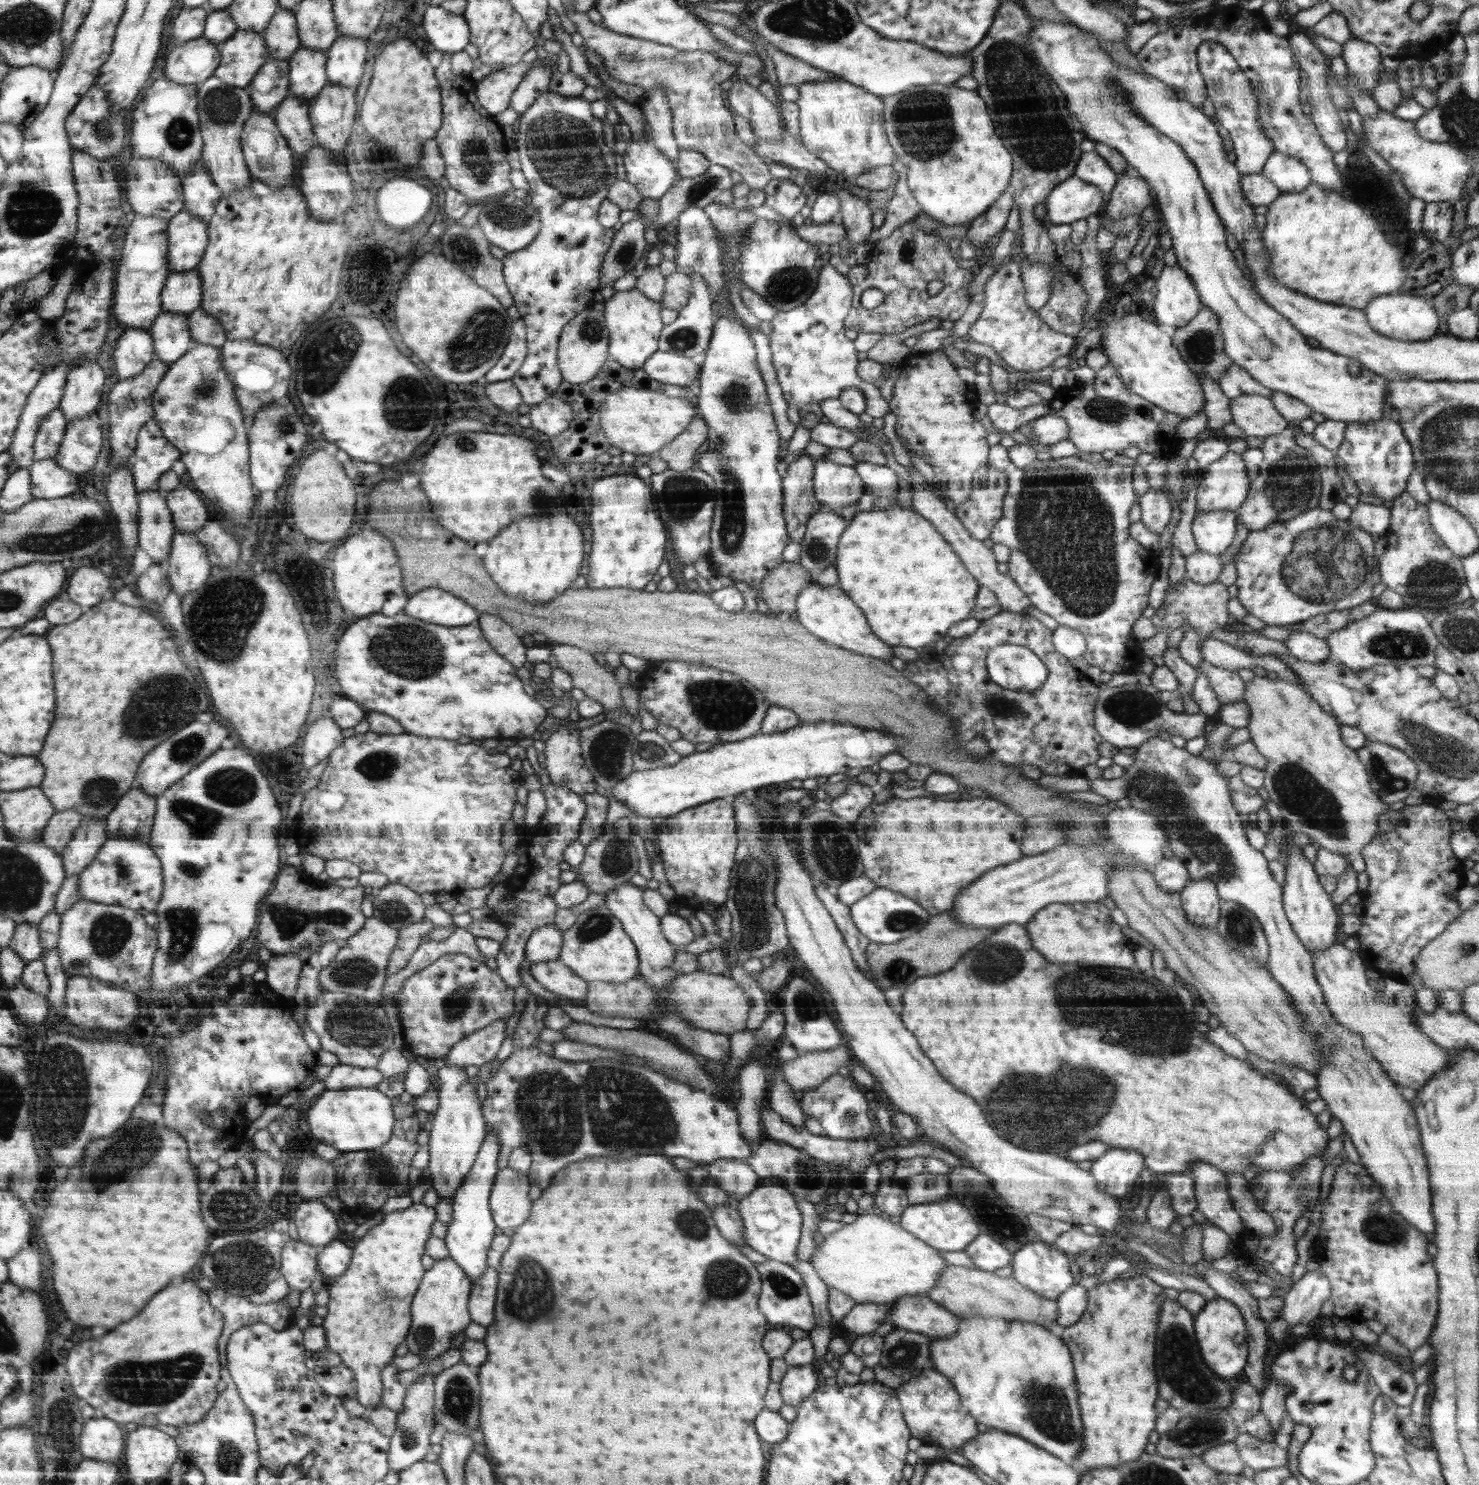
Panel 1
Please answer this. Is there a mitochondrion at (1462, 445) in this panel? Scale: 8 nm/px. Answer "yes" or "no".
yes

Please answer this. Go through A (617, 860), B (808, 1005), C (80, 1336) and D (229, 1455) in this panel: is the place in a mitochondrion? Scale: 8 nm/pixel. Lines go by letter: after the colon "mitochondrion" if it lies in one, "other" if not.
A: mitochondrion
B: mitochondrion
C: other
D: mitochondrion

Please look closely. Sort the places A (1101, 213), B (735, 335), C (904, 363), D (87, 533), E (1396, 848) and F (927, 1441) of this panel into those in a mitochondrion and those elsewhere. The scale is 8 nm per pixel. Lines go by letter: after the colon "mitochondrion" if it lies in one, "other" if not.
A: other
B: other
C: other
D: mitochondrion
E: other
F: other

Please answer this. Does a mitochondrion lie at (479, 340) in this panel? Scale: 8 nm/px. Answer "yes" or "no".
yes

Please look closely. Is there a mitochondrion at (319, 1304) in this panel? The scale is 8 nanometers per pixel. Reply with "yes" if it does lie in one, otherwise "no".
no

